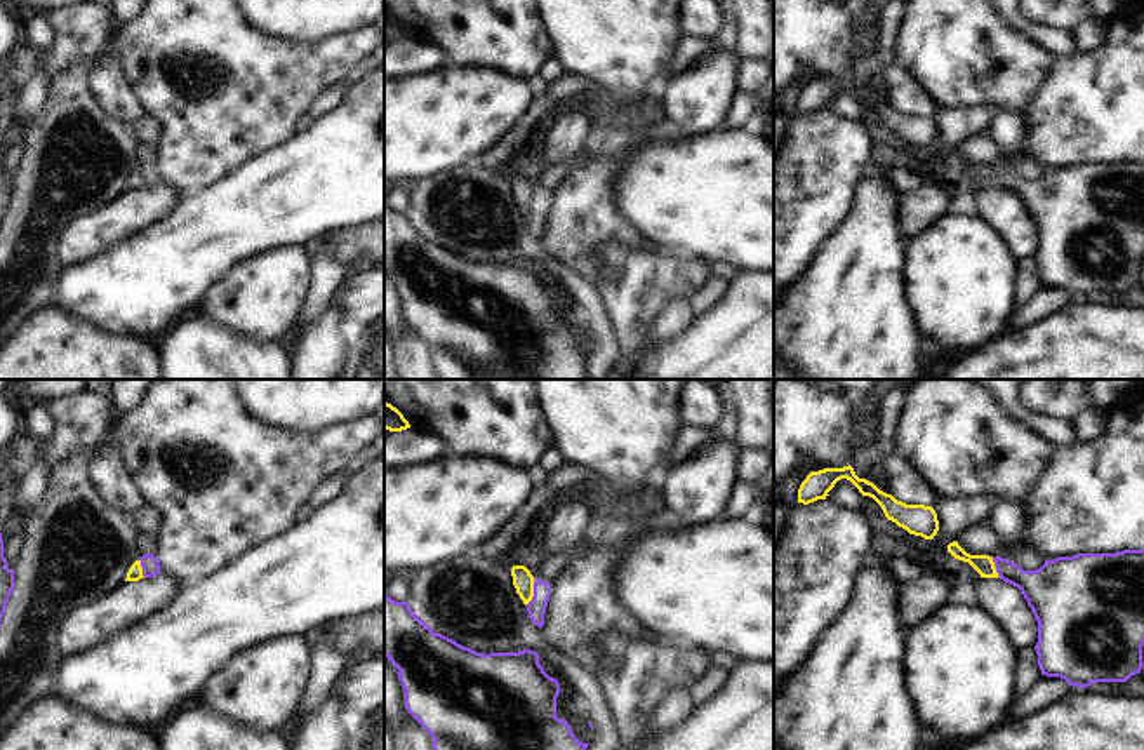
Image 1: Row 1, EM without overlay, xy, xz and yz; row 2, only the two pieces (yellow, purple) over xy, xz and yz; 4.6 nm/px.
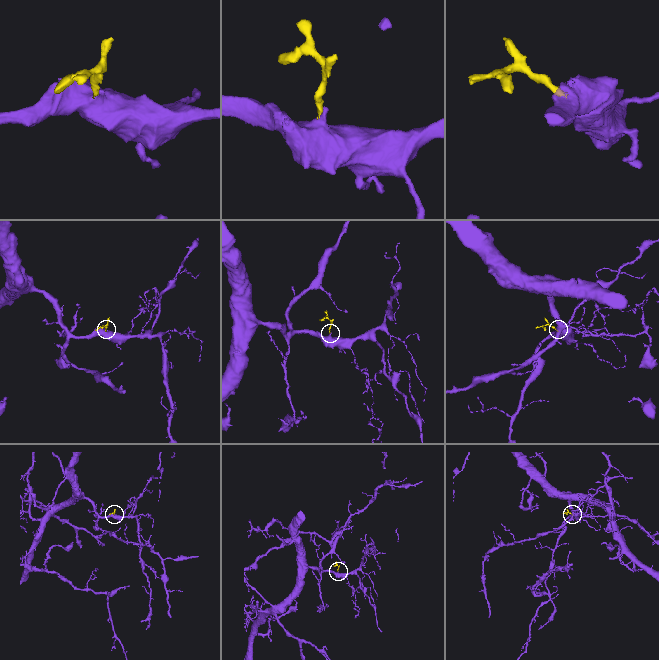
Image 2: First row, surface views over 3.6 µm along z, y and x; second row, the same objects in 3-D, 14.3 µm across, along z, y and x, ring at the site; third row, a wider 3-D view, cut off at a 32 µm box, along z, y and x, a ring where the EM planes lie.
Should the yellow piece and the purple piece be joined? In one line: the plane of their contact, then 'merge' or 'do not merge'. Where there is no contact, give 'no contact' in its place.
meets yellow in xz; merge

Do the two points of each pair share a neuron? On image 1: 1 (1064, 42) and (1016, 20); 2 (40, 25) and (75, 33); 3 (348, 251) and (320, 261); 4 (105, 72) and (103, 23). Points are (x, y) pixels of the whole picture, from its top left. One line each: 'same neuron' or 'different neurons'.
1: same neuron
2: different neurons
3: different neurons
4: different neurons

